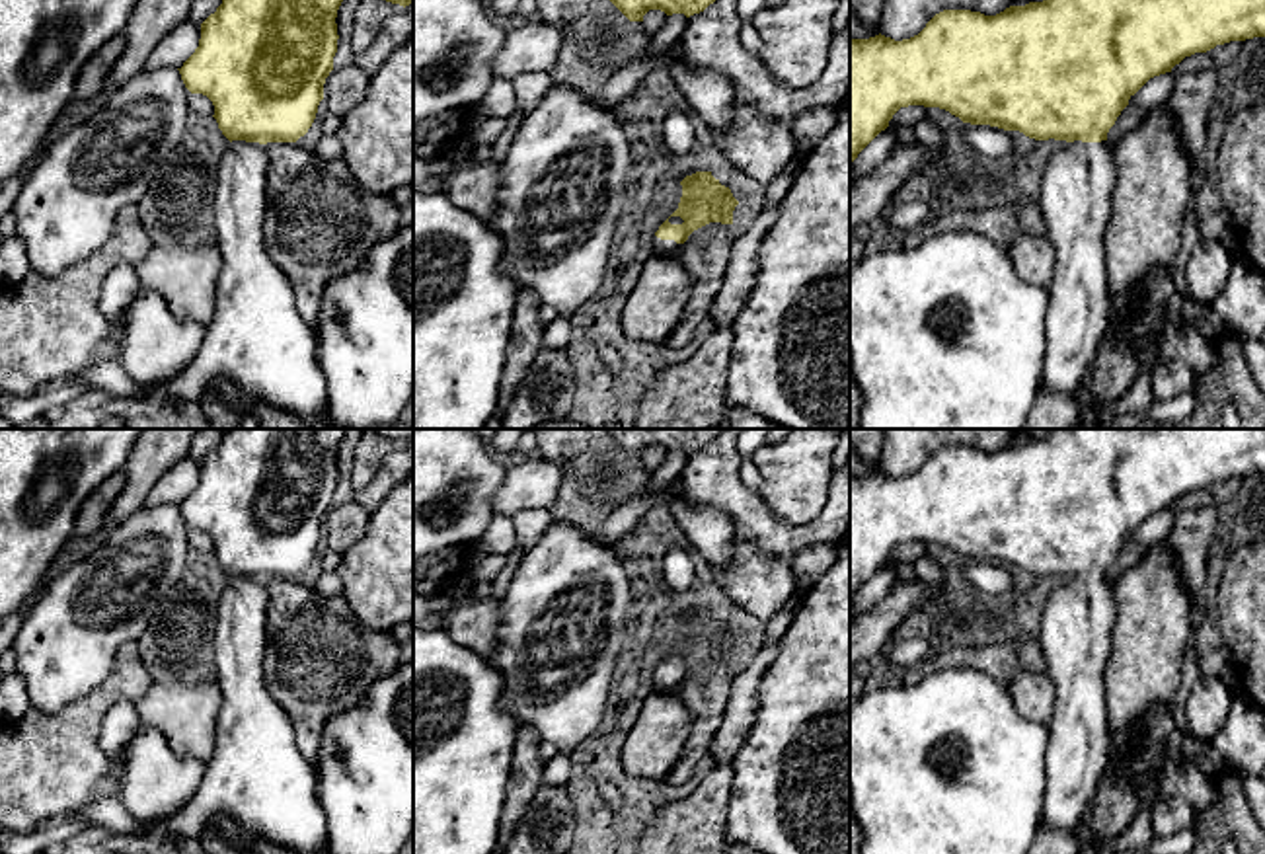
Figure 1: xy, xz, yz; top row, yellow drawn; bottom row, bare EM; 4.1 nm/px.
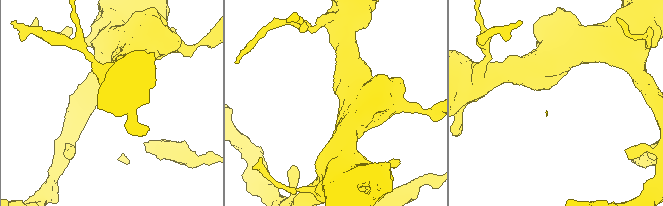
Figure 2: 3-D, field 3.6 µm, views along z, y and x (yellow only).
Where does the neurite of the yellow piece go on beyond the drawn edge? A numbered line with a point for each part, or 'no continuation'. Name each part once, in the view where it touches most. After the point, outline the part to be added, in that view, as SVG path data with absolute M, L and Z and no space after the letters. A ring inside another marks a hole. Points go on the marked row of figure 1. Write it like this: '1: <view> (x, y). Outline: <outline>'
1: yz (1076, 192). Outline: M1107 140L1068 142L1051 156L1043 172L1039 207L1056 261L1047 287L1047 349L1041 394L1068 394L1076 398L1107 335L1111 294L1105 269L1105 228L1113 211L1115 183L1117 166L1113 146Z

